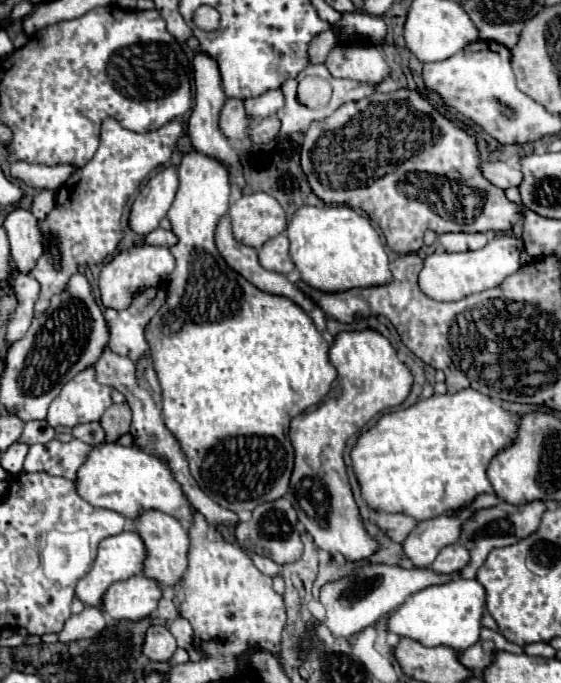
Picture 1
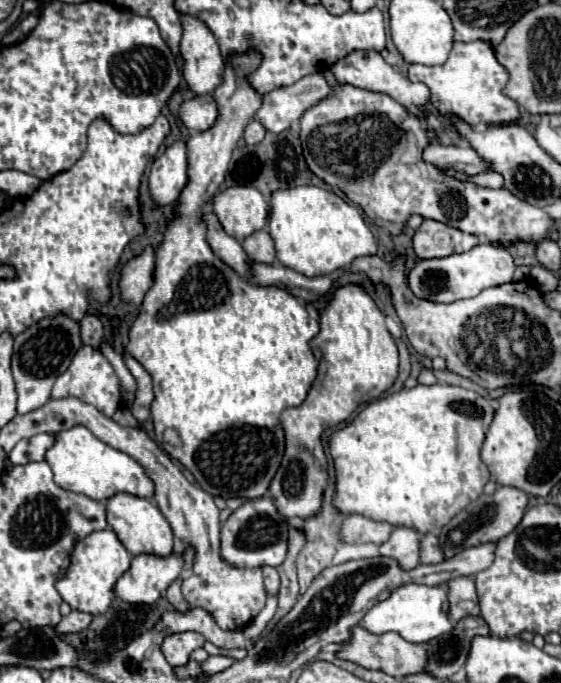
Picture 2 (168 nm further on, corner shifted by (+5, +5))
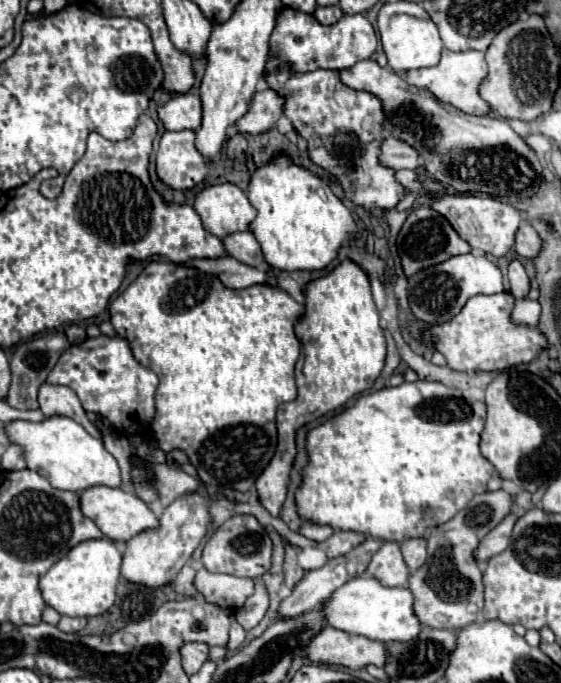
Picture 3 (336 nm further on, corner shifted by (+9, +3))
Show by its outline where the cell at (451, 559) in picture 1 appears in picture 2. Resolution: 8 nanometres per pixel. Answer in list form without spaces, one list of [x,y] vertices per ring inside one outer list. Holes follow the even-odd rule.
[[[424,534],[420,540],[420,562],[422,564],[438,564],[444,560],[438,538],[434,534]]]

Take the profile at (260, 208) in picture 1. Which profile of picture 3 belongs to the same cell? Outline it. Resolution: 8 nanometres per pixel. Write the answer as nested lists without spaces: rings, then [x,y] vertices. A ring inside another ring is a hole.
[[[234,184],[204,188],[196,196],[194,210],[200,214],[206,230],[218,238],[248,230],[248,226],[256,218],[256,208],[250,204],[248,196]]]

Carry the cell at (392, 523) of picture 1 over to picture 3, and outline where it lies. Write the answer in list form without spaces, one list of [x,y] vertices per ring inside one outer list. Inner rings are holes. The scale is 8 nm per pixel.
[[[338,530],[338,532],[334,532],[328,540],[320,542],[318,548],[326,550],[326,552],[328,552],[328,558],[336,558],[336,556],[342,556],[342,554],[350,552],[352,548],[356,548],[356,546],[362,544],[364,540],[366,540],[366,536],[360,534],[360,532]]]

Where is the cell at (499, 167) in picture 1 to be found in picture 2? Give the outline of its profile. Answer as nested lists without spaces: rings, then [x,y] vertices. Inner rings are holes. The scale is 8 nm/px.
[[[428,144],[422,152],[422,160],[434,164],[438,168],[454,168],[466,174],[480,174],[488,170],[488,164],[468,146],[442,146],[442,144]]]

